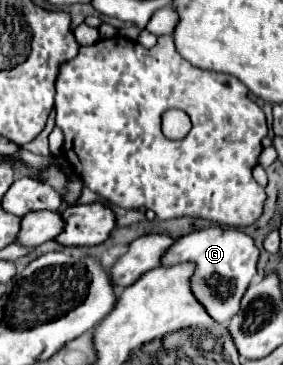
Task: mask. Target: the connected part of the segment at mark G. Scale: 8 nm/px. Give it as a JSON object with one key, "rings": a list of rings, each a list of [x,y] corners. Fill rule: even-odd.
{"rings":[[[212,226],[212,228],[204,228],[204,230],[196,230],[190,232],[182,238],[178,238],[160,258],[160,266],[174,266],[174,264],[184,264],[184,262],[192,262],[194,264],[194,276],[190,278],[190,288],[196,296],[196,300],[206,308],[208,316],[212,320],[218,320],[218,324],[226,324],[236,312],[238,312],[238,304],[248,288],[248,284],[252,282],[252,278],[256,276],[256,262],[258,262],[258,248],[254,246],[254,240],[244,234],[238,228],[220,228],[220,226]],[[212,276],[220,276],[224,280],[234,280],[232,284],[232,294],[226,300],[218,300],[214,296],[214,290],[210,288],[208,280]]]}

